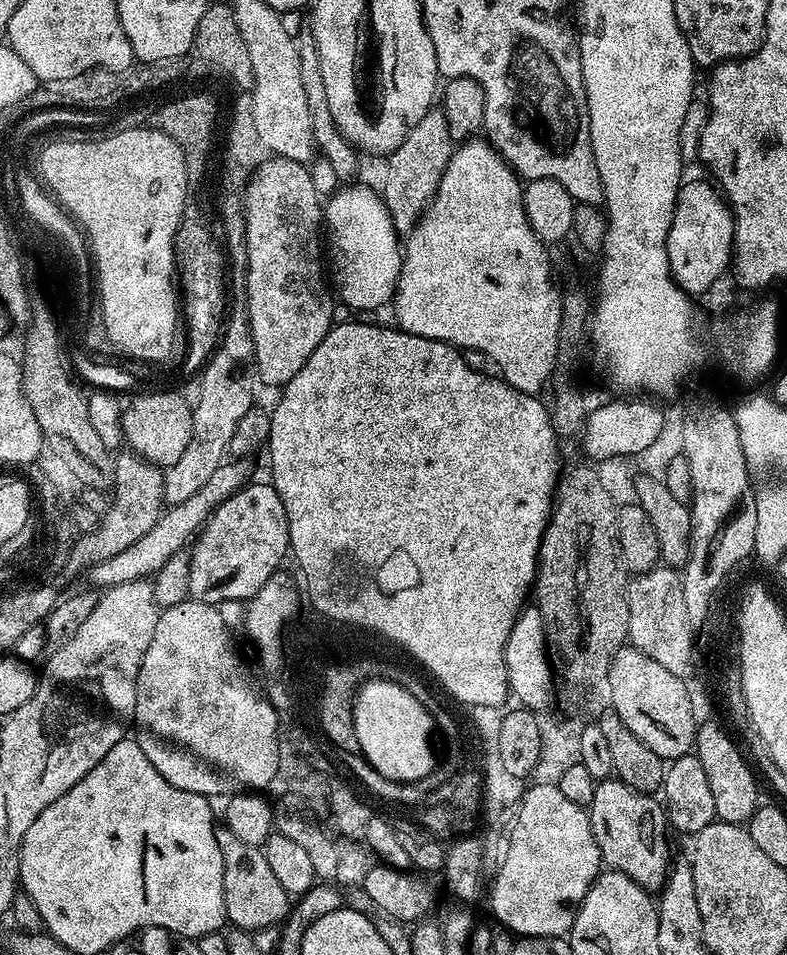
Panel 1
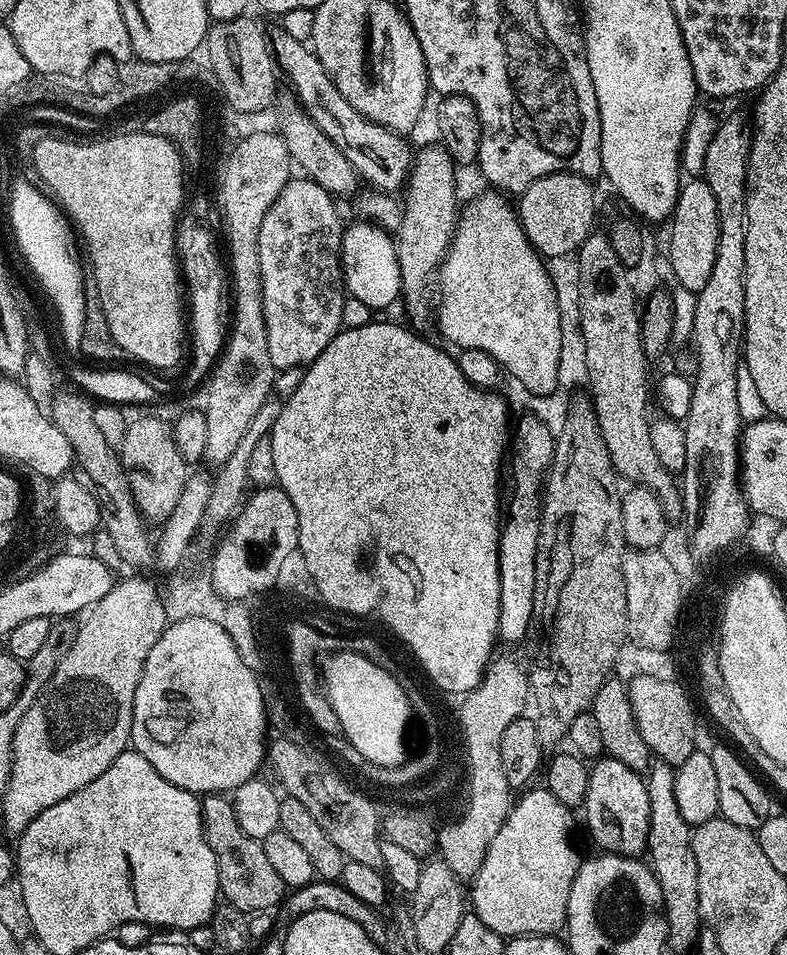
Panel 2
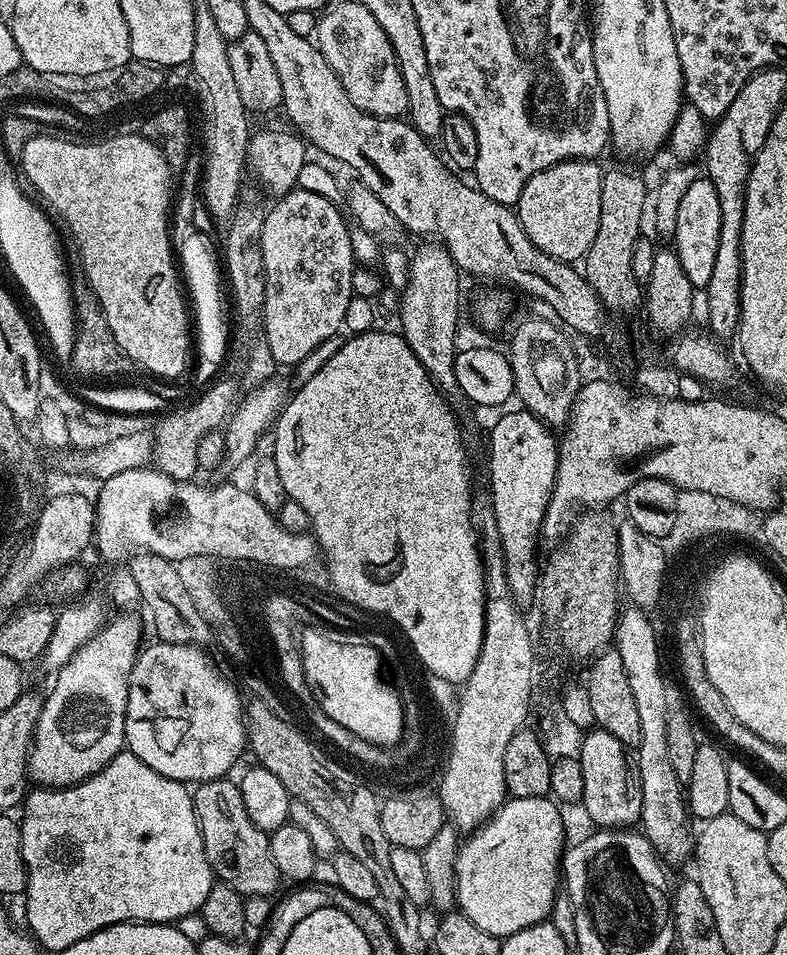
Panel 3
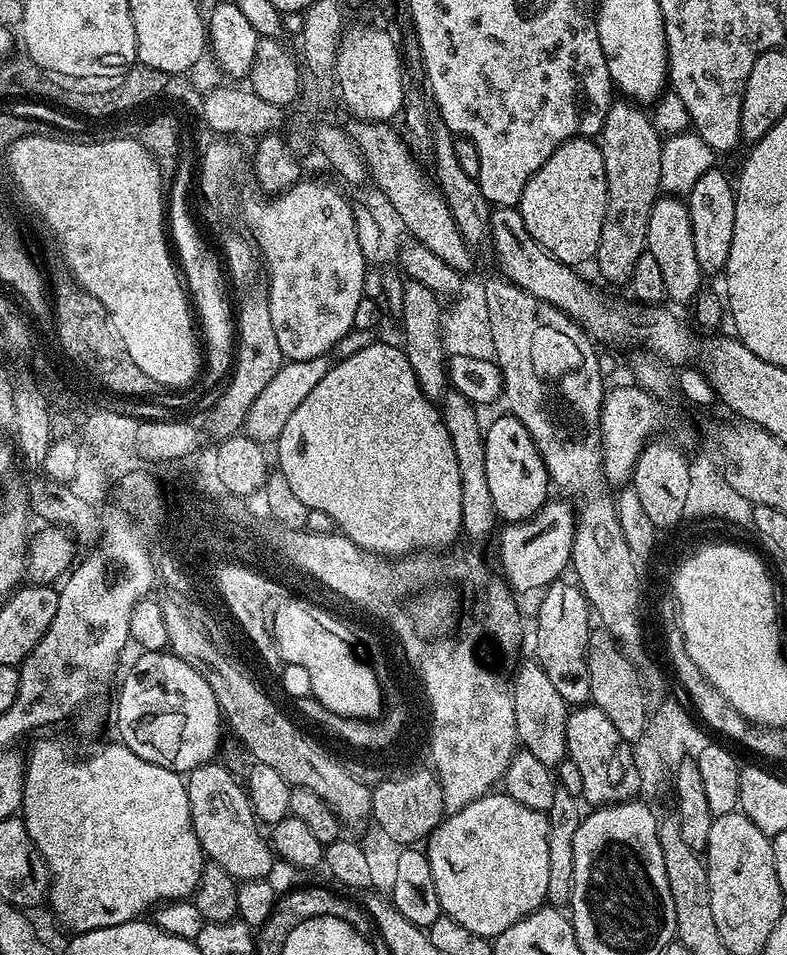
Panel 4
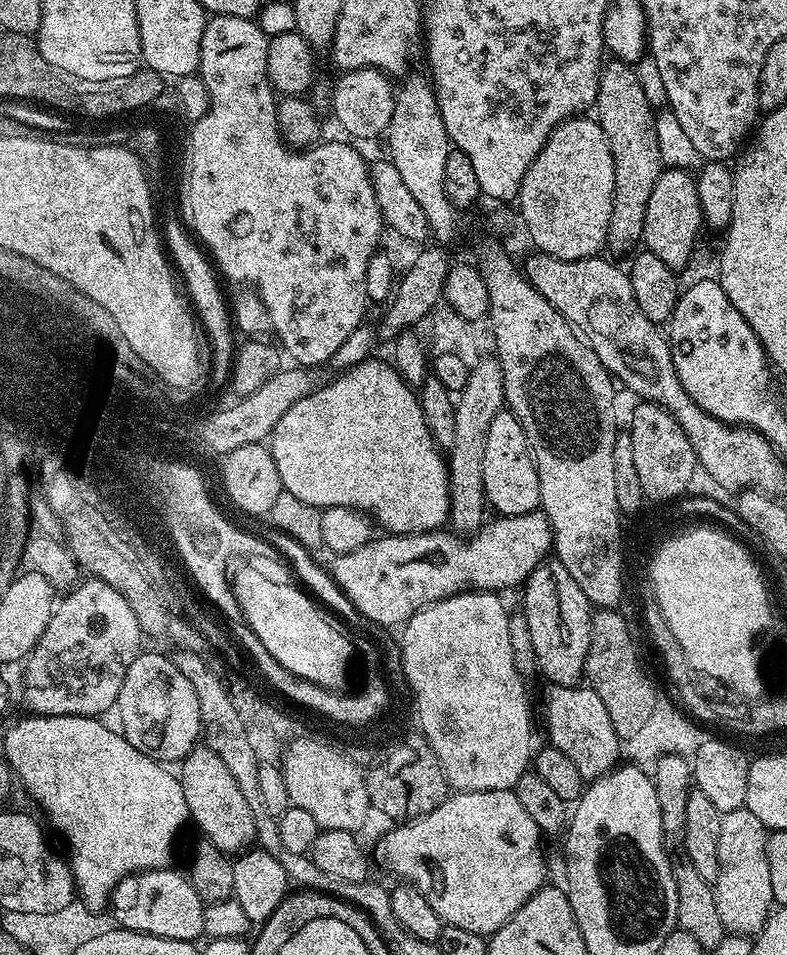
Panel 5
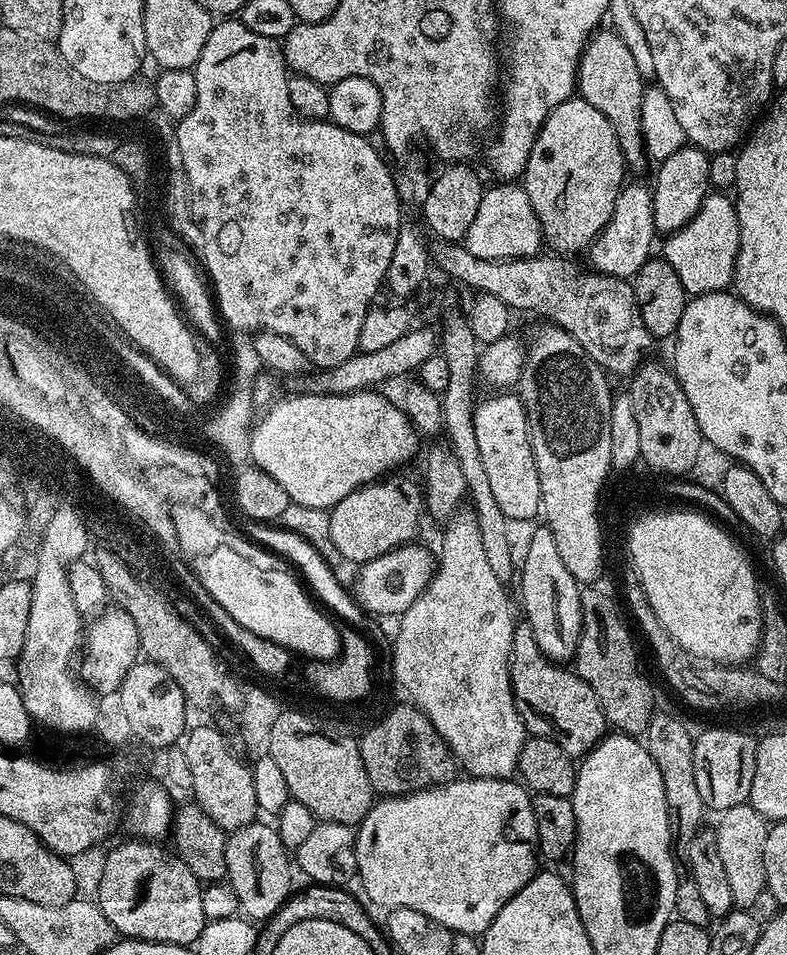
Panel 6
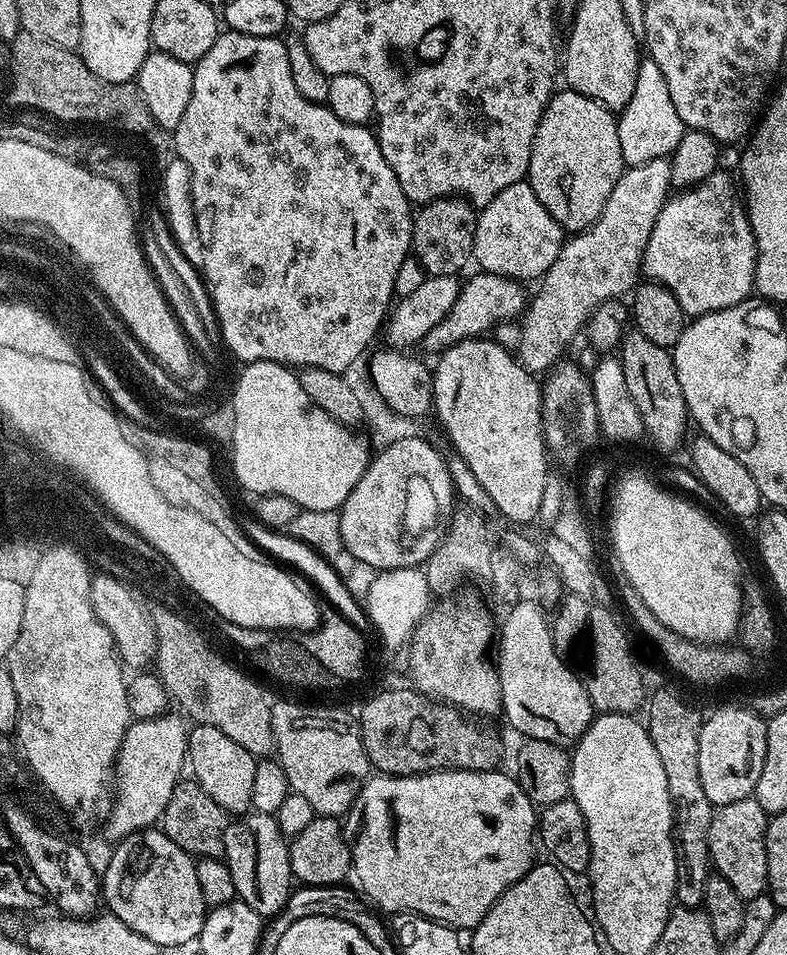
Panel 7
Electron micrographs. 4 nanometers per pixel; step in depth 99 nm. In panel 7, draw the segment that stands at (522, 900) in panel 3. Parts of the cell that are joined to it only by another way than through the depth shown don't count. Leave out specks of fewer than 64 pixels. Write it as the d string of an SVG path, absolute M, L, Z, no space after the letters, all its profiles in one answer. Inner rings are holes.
M504 770L427 772L421 776L372 774L343 817L342 827L352 850L354 880L356 876L359 891L381 913L417 912L439 924L471 930L486 918L505 890L532 869L538 812L515 775L507 776Z

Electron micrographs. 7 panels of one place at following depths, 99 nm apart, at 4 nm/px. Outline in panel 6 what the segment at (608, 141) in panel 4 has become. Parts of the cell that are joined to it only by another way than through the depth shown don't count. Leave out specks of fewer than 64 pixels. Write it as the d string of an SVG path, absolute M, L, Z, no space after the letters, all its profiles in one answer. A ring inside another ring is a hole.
M598 30L588 39L578 66L576 83L579 99L590 102L594 110L602 110L618 134L624 163L629 169L644 168L650 164L650 157L644 149L642 138L642 98L646 81L638 74L637 64L633 61L629 47L613 30Z

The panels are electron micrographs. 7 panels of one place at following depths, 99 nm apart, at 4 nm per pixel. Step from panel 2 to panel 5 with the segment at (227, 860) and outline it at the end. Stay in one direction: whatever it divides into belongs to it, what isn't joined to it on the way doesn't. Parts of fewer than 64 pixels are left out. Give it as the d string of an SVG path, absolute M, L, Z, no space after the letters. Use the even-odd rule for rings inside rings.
M205 746L191 748L184 759L179 761L178 775L182 794L186 798L188 815L191 823L194 822L200 827L199 835L223 852L244 852L256 838L254 815L222 759Z

